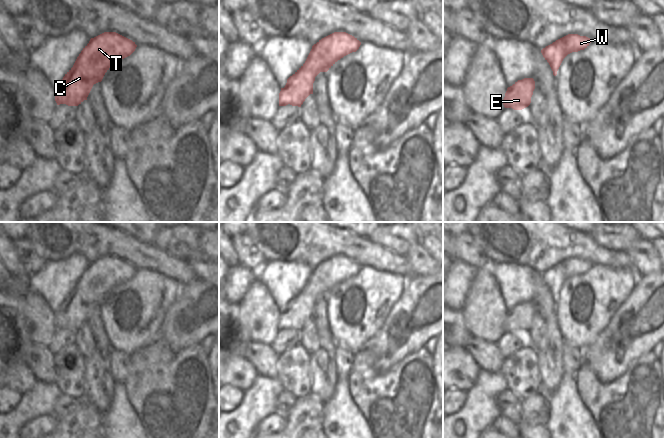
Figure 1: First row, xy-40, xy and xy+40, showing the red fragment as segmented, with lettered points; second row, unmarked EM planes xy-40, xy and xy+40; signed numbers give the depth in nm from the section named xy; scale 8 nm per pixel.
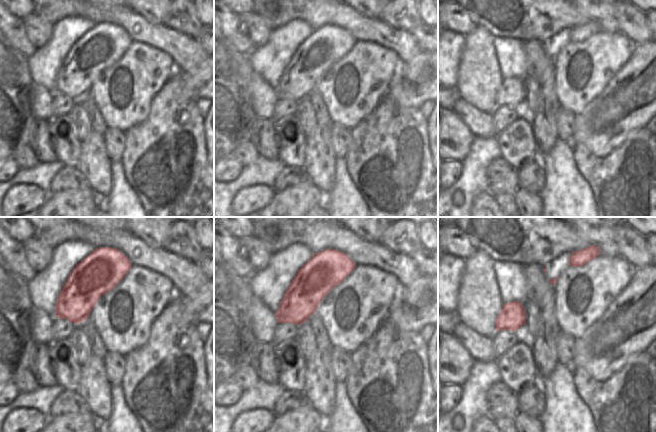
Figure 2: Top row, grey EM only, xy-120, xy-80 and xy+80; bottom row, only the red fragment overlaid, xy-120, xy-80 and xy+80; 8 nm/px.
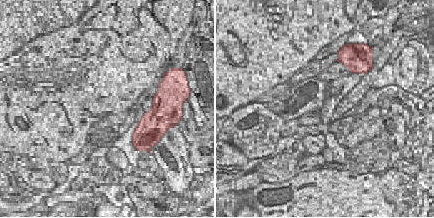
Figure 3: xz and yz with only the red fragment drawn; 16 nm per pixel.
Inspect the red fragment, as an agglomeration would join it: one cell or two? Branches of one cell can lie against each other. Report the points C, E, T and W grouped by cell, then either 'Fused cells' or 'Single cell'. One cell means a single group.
Groups: C E T W. Single cell

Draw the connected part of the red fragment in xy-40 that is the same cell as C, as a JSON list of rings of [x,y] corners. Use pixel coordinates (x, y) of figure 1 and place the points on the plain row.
[[[104,256],[91,262],[77,281],[73,291],[65,298],[59,311],[55,314],[57,329],[78,330],[87,324],[93,309],[101,306],[105,297],[116,286],[130,280],[136,271],[135,266],[116,256]]]

